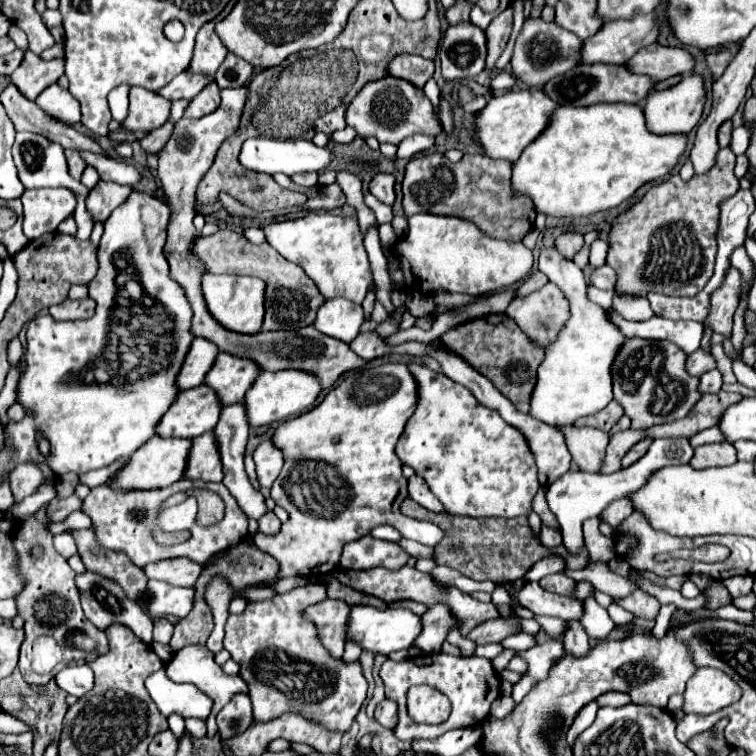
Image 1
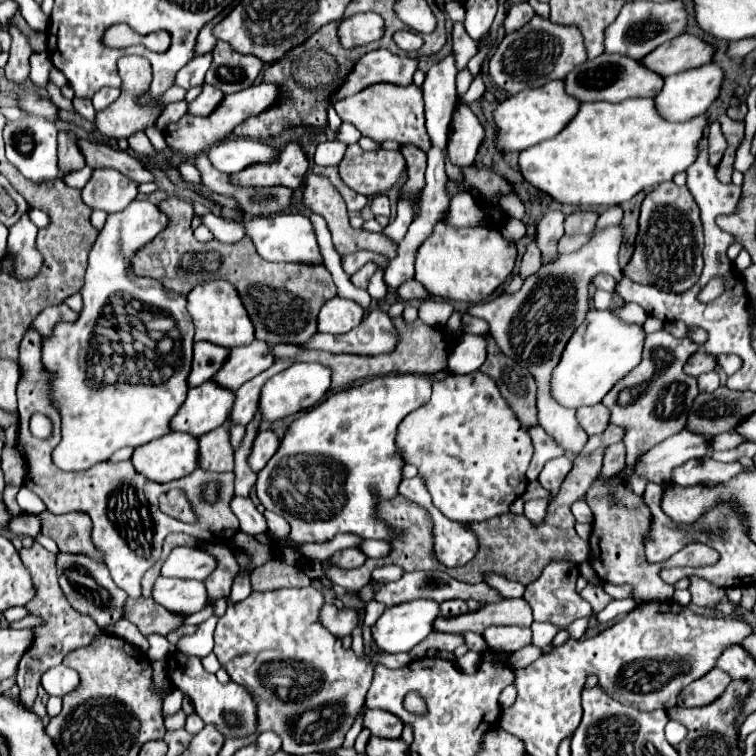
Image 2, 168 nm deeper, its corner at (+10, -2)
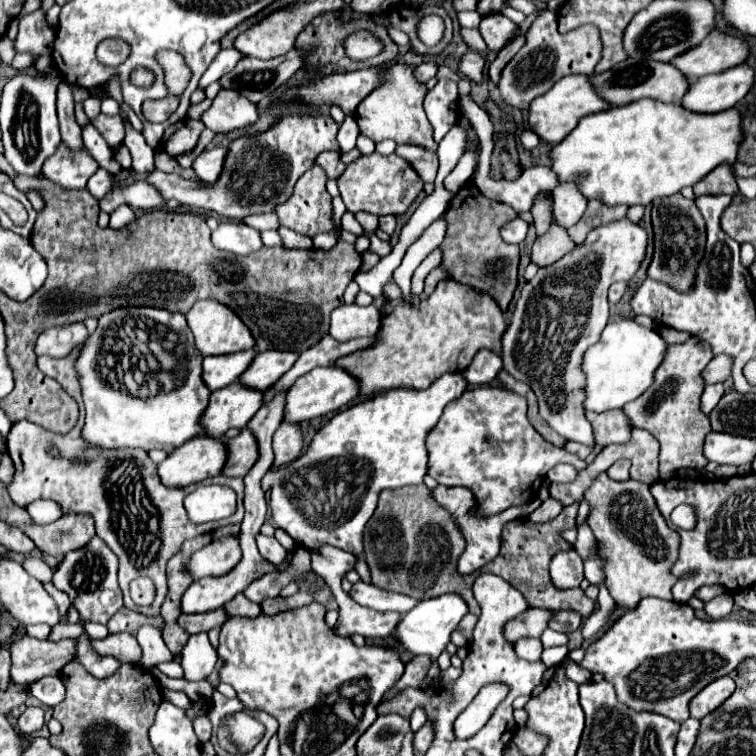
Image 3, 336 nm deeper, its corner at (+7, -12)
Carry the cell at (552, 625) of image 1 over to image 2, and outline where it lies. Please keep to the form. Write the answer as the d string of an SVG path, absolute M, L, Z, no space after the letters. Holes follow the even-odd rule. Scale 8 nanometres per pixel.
M524 598L520 600L502 600L494 604L486 604L478 612L468 612L456 618L442 618L434 622L436 632L454 632L462 634L464 630L472 630L482 634L488 626L530 626L532 624L532 610Z

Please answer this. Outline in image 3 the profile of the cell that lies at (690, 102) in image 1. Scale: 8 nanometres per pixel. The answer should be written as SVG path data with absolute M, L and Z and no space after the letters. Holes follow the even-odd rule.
M739 64L721 74L701 76L689 82L681 106L689 112L715 114L733 108L753 86L753 70L747 64Z

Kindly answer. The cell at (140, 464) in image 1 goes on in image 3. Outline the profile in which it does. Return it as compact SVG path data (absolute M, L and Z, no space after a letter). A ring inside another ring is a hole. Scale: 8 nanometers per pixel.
M195 436L157 464L157 476L163 486L185 488L193 482L221 474L225 456L227 452L223 440Z

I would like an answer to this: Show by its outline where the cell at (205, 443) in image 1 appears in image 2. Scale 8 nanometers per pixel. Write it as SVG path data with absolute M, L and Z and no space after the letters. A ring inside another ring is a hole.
M228 424L198 438L200 442L200 468L212 472L230 472L234 468L234 446L230 442Z

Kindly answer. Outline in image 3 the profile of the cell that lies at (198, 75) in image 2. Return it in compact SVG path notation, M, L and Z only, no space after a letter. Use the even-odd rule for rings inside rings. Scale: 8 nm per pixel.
M235 48L221 50L221 52L215 56L213 64L211 64L211 66L205 70L205 74L201 76L201 80L199 80L199 88L203 90L203 88L207 88L211 82L219 80L225 72L231 72L231 68L237 64L239 58L241 58L241 54L239 54Z

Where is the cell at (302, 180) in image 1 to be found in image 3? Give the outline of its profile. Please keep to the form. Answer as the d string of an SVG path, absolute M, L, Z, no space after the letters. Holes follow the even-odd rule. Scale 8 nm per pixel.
M283 116L275 128L257 138L237 138L229 144L229 156L225 160L225 172L215 184L201 184L193 180L183 180L177 174L165 174L153 170L147 174L145 182L155 186L165 200L175 198L189 208L203 208L207 212L217 212L219 216L241 222L249 214L273 212L281 200L287 200L293 192L299 176L309 170L323 150L337 150L337 128L327 116Z

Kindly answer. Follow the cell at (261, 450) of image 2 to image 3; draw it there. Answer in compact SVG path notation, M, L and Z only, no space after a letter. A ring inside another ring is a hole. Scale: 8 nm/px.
M281 424L273 436L273 466L293 462L303 452L303 434L297 424Z

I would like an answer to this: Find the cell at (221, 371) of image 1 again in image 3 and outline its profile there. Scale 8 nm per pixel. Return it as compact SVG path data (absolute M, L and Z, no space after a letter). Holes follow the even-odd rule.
M259 352L253 362L249 364L249 368L245 370L243 376L239 376L239 382L249 388L257 388L257 390L265 390L269 386L273 386L297 360L297 352Z

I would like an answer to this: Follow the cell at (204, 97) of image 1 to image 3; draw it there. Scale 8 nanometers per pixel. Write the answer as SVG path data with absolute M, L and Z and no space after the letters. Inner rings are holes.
M221 90L211 108L201 116L203 124L215 134L227 134L233 130L243 130L257 122L257 106L249 104L243 96L233 90Z

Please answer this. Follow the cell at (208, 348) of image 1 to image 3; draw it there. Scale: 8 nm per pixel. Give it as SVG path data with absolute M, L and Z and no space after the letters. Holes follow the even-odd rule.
M255 350L225 354L225 356L205 356L203 358L203 382L209 390L225 388L227 384L233 384L245 368L251 364Z

